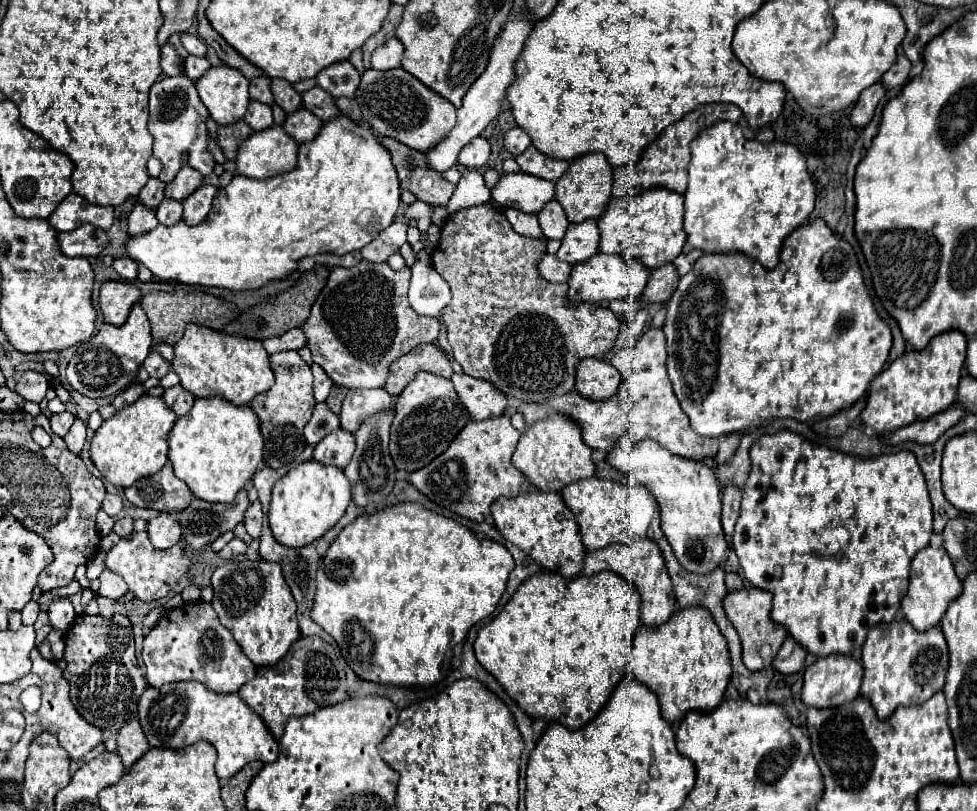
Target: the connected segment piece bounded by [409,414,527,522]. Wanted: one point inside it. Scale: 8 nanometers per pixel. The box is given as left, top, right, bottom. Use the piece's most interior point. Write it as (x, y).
(480, 470)

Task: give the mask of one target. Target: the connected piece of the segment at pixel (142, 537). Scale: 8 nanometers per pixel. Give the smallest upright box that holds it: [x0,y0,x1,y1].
[105,532,191,602]

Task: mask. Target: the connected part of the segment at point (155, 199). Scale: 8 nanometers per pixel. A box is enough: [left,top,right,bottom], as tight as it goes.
[139,178,165,208]

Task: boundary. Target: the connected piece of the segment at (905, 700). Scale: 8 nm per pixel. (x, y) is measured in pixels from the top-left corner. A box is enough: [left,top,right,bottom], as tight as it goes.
[861,620,949,720]

